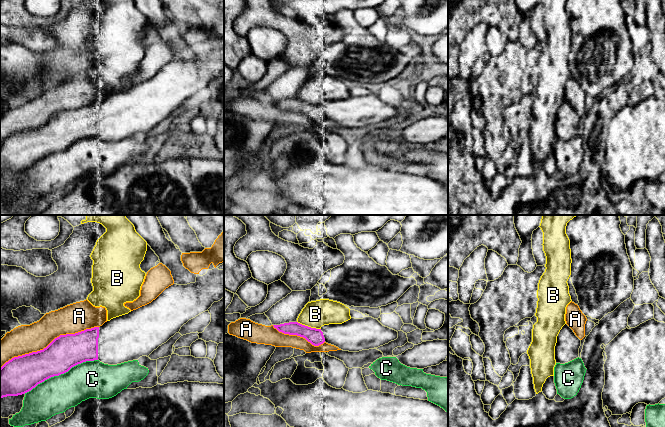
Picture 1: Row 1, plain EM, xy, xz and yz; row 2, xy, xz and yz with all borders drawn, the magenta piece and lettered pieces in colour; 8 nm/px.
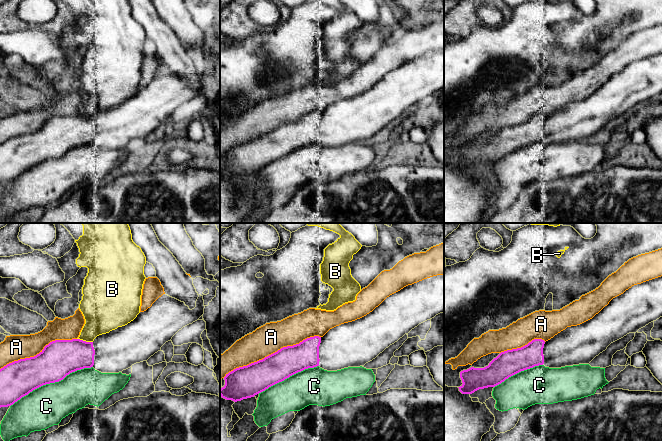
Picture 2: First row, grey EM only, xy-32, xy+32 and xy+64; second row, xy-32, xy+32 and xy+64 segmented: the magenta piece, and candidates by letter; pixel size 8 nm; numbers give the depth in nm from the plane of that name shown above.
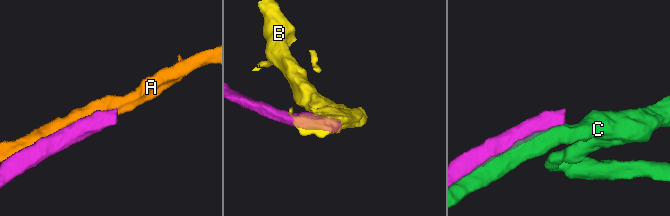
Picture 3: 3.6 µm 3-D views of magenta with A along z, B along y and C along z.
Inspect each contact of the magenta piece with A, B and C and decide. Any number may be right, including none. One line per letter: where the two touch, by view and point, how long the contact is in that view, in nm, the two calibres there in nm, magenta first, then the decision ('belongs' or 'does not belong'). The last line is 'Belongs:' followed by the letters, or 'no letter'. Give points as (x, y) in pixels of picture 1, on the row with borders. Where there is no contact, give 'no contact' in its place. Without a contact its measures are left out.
A: meets magenta in xy at (50, 343); contact 850 nm long; 280 nm thick on the magenta side, 240 nm on the other; does not belong
B: meets magenta in xz at (309, 327); contact 200 nm long; 130 nm thick on the magenta side, 220 nm on the other; does not belong
C: meets magenta in xy at (60, 374); contact 650 nm long; 280 nm thick on the magenta side, 300 nm on the other; does not belong
Belongs: no letter

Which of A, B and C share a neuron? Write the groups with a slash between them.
A / B / C

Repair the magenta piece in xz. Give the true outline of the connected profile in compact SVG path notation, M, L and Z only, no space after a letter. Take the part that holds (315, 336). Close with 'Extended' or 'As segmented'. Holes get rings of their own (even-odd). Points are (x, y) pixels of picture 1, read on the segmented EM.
M372 317L351 318L342 324L324 325L320 329L311 328L298 322L273 326L284 334L303 337L314 346L326 342L349 352L378 348L398 338L397 331L383 326Z. Extended

